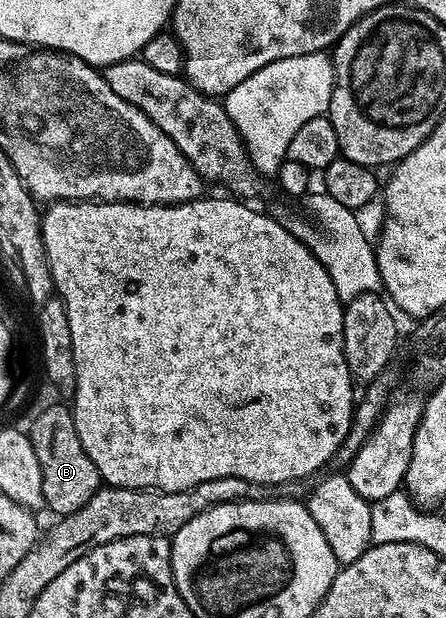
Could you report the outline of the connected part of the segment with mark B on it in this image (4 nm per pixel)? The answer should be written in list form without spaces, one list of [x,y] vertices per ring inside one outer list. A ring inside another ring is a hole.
[[[60,403],[42,411],[30,422],[29,436],[33,451],[37,451],[37,463],[41,463],[41,487],[43,503],[59,517],[75,513],[101,488],[101,478],[93,459],[85,455],[81,438],[77,435],[74,412],[66,404]]]

